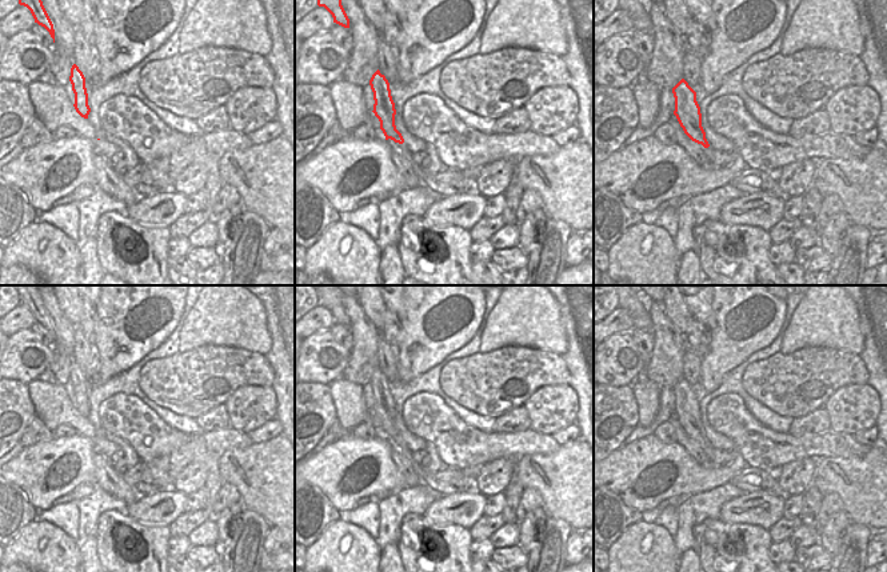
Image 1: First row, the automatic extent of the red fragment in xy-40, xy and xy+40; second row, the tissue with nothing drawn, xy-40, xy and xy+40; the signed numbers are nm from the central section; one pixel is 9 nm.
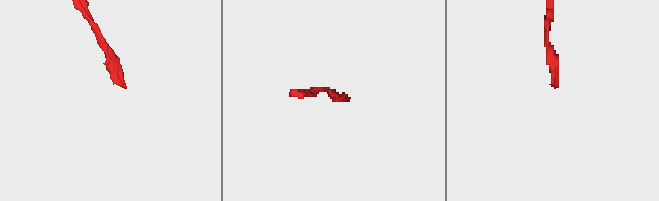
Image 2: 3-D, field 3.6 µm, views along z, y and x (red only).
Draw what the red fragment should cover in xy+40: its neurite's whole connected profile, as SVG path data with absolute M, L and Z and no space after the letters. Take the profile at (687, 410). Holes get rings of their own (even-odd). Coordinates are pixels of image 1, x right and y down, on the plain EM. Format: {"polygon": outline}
{"polygon": "M682 377L674 387L675 409L680 425L684 432L695 441L708 447L710 443L706 437L706 431L702 425L700 405L696 400L696 391Z"}

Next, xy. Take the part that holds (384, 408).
{"polygon": "M377 368L371 379L371 388L373 391L373 412L380 420L380 428L383 429L385 439L391 437L395 441L403 443L404 437L395 424L395 401L391 395L389 381L384 373Z"}

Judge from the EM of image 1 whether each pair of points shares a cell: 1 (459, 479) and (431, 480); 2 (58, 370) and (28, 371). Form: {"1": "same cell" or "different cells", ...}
{"1": "same cell", "2": "different cells"}

